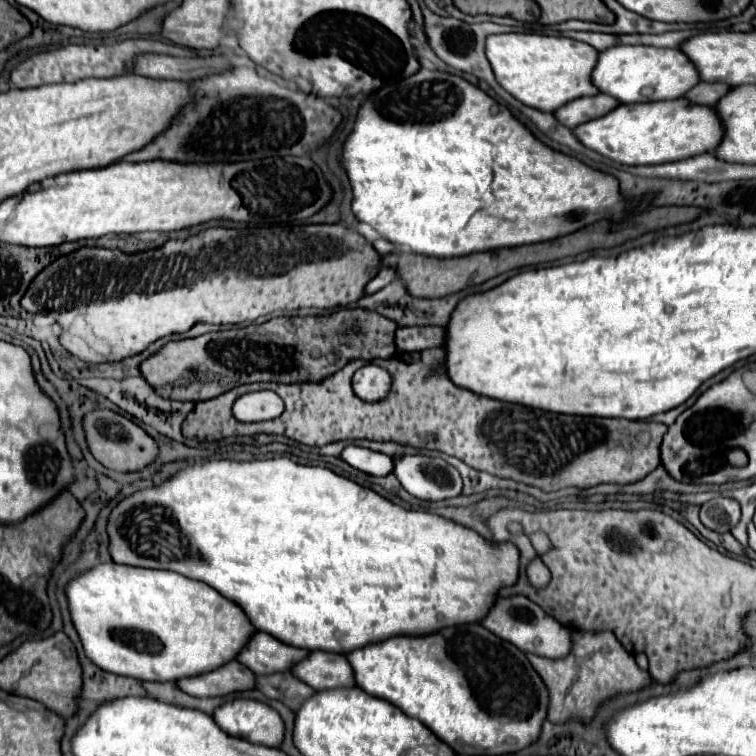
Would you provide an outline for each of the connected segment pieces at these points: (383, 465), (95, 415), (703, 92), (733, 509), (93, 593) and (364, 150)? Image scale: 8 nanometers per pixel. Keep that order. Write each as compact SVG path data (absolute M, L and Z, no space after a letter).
M349 444L343 452L341 452L341 458L361 470L361 472L367 472L371 476L387 476L391 470L393 470L393 464L391 464L391 458L381 454L381 452L373 452L369 448L361 448L361 446L353 446Z
M95 408L95 410L87 412L83 418L83 430L85 430L85 440L89 446L89 452L105 468L119 470L119 472L133 472L133 470L141 470L157 456L155 440L143 428L139 428L135 422L131 422L129 418L125 418L113 410Z
M695 84L695 88L691 88L685 98L693 104L701 104L701 106L715 106L715 102L727 94L729 86L727 84Z
M713 498L701 506L701 522L723 534L729 532L741 518L741 508L733 498Z
M97 564L65 586L69 614L85 656L105 672L175 682L233 660L255 632L243 610L211 586L169 570Z
M419 70L419 72L415 72L413 76L409 76L405 80L385 84L383 88L379 88L371 94L363 94L359 100L361 100L361 106L359 106L359 112L357 112L357 120L355 120L353 130L347 136L345 144L341 146L341 166L345 168L345 172L349 176L349 182L351 182L351 190L353 190L351 210L355 214L355 218L369 224L369 226L373 226L391 244L409 246L411 252L419 252L423 256L439 256L439 258L469 256L473 252L485 252L485 250L495 250L495 248L509 248L509 246L547 242L547 240L555 240L555 238L565 236L565 234L573 234L573 232L577 232L577 230L581 230L581 228L585 228L585 226L599 220L599 204L601 204L601 218L603 216L607 218L607 216L615 214L617 220L623 220L631 212L631 204L627 204L621 198L619 188L615 188L615 178L613 176L591 170L589 166L581 164L579 160L569 158L565 154L559 154L559 152L547 148L545 144L535 140L535 136L519 120L515 120L507 108L499 106L483 90L469 84L461 76L453 76L453 74L439 72L439 70Z

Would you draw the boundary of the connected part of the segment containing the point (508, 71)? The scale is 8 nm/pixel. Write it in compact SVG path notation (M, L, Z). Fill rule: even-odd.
M491 34L485 44L487 60L493 68L495 80L513 98L525 106L541 112L553 112L555 108L581 98L597 94L591 84L591 68L597 60L597 50L563 36L543 34Z

